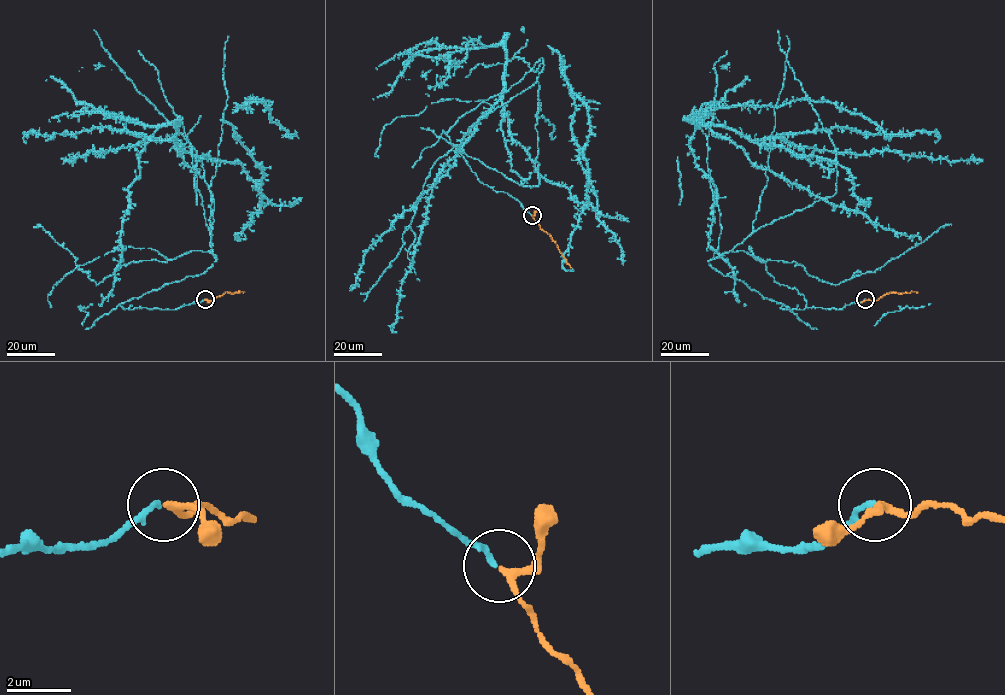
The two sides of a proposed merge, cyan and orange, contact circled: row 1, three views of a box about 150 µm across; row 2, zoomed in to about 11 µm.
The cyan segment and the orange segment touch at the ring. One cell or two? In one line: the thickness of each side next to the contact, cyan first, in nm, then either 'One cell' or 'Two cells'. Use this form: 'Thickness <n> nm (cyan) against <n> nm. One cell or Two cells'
Thickness 160 nm (cyan) against 180 nm. One cell

